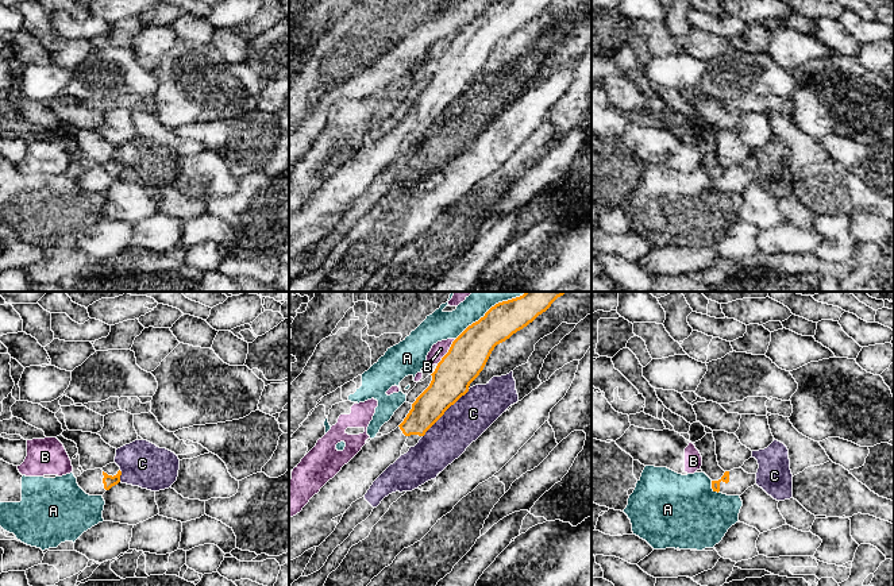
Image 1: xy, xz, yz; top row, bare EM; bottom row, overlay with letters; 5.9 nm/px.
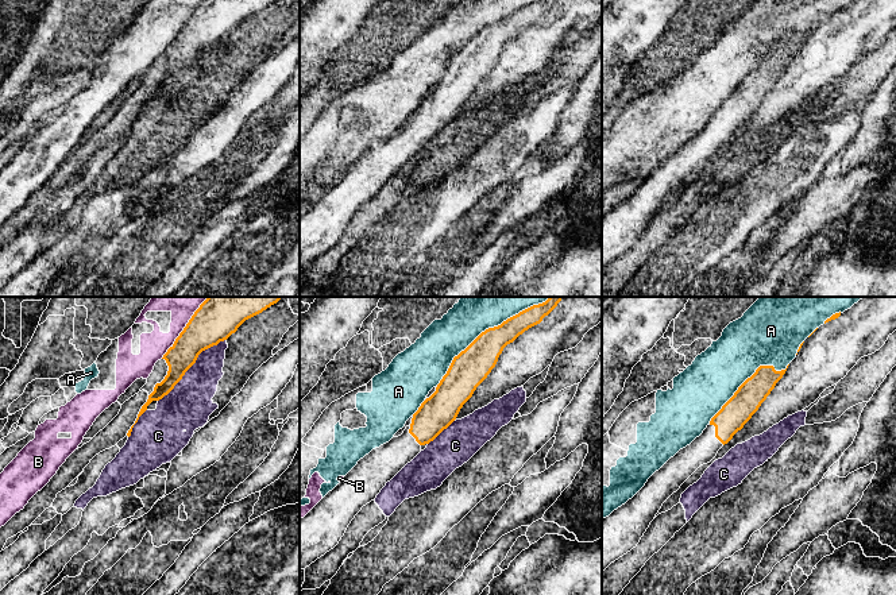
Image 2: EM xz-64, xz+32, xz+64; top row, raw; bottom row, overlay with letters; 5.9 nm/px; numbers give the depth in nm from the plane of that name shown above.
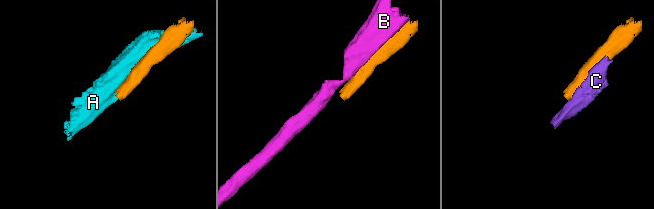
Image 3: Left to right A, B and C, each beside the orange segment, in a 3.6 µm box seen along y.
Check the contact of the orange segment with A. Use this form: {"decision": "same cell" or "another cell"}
{"decision": "another cell"}

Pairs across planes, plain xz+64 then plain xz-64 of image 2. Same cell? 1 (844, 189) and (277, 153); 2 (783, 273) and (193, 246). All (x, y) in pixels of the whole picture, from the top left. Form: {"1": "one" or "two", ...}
{"1": "one", "2": "one"}

